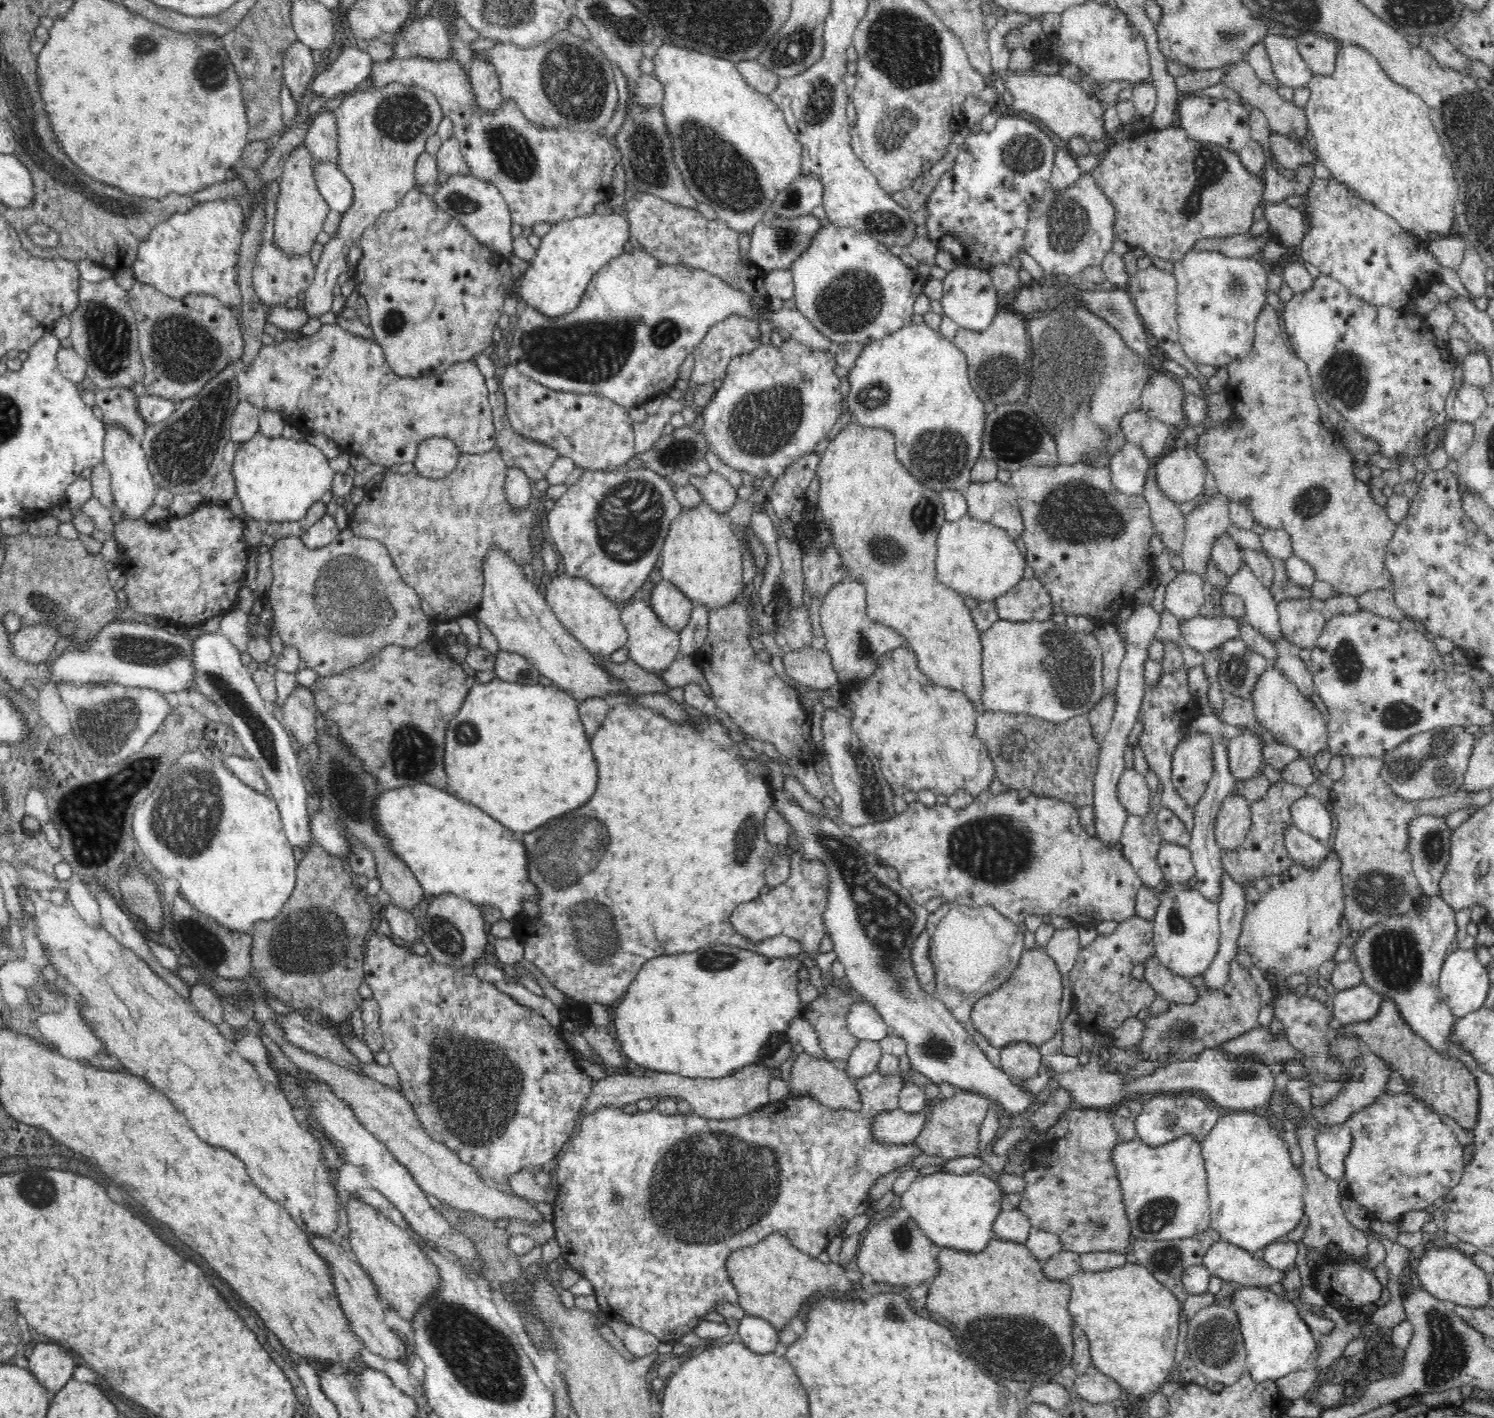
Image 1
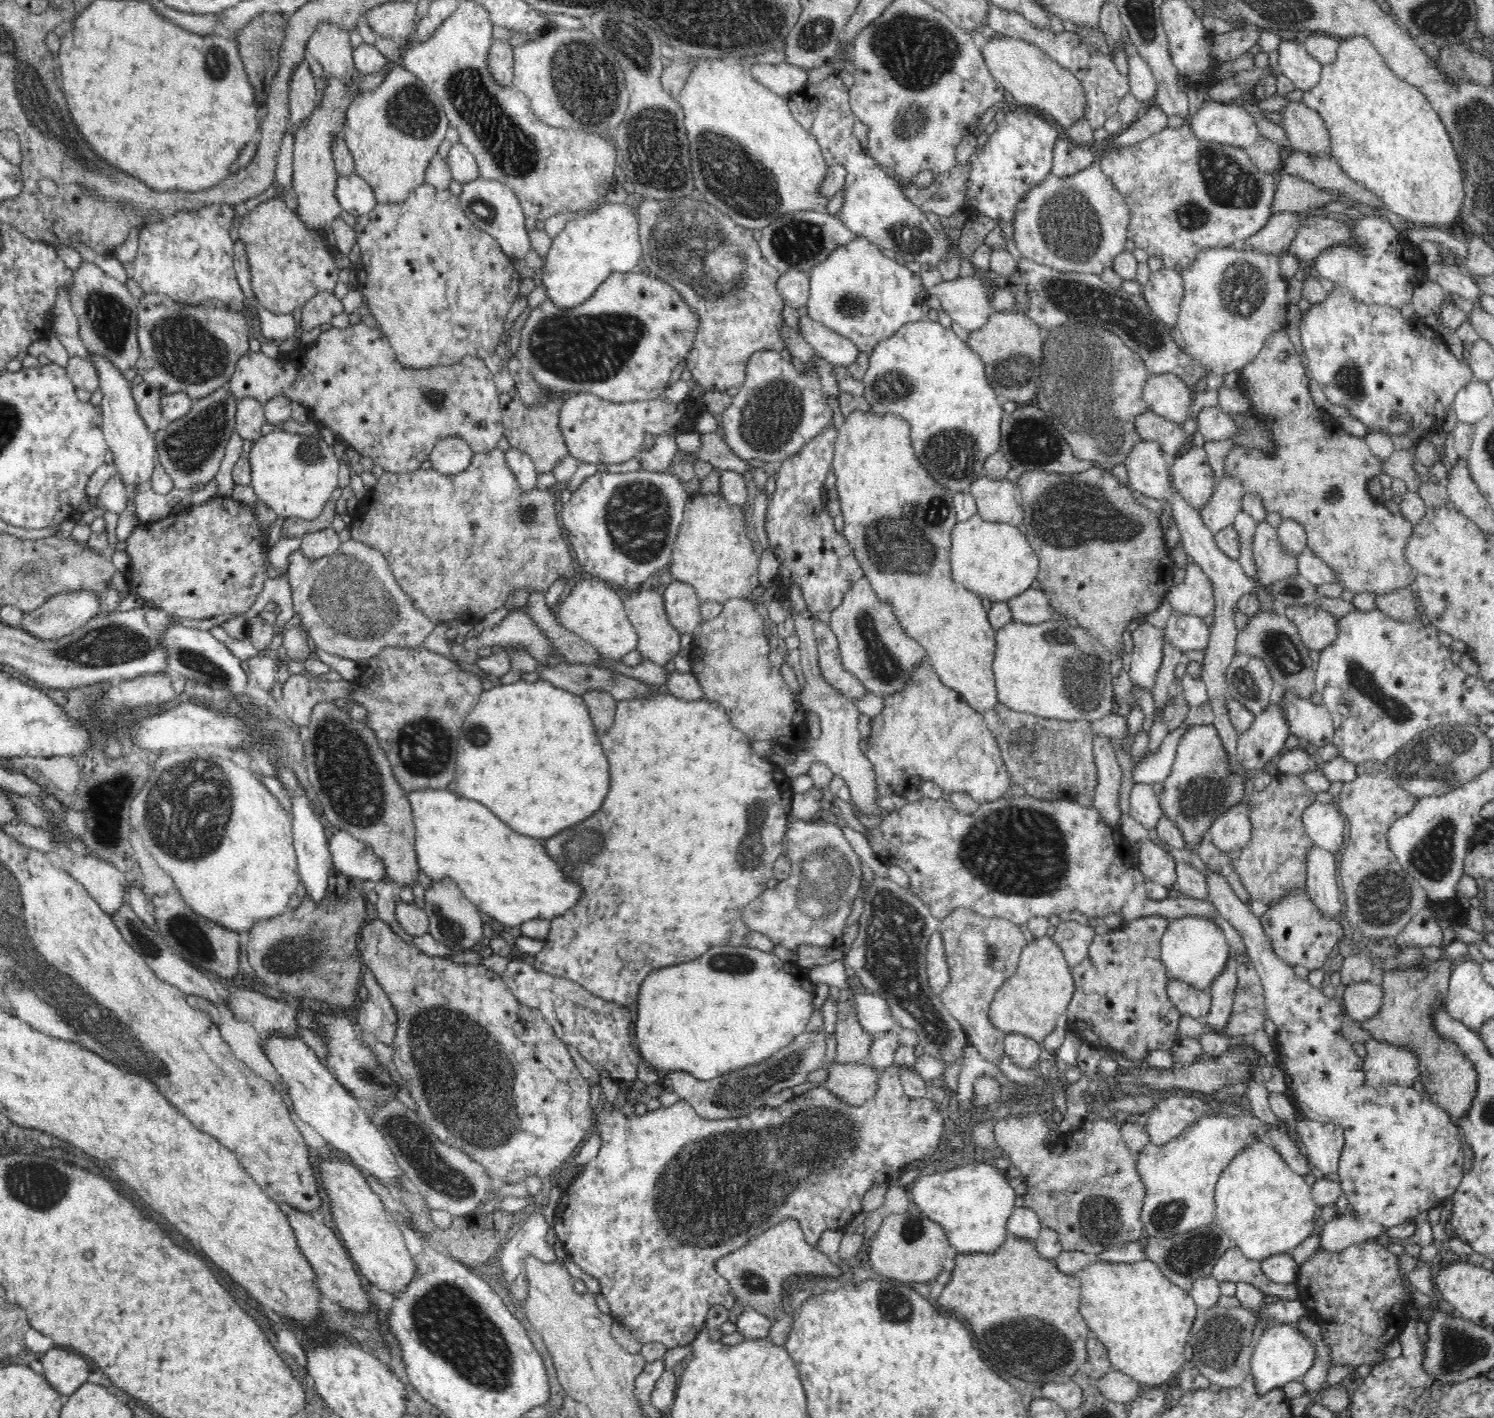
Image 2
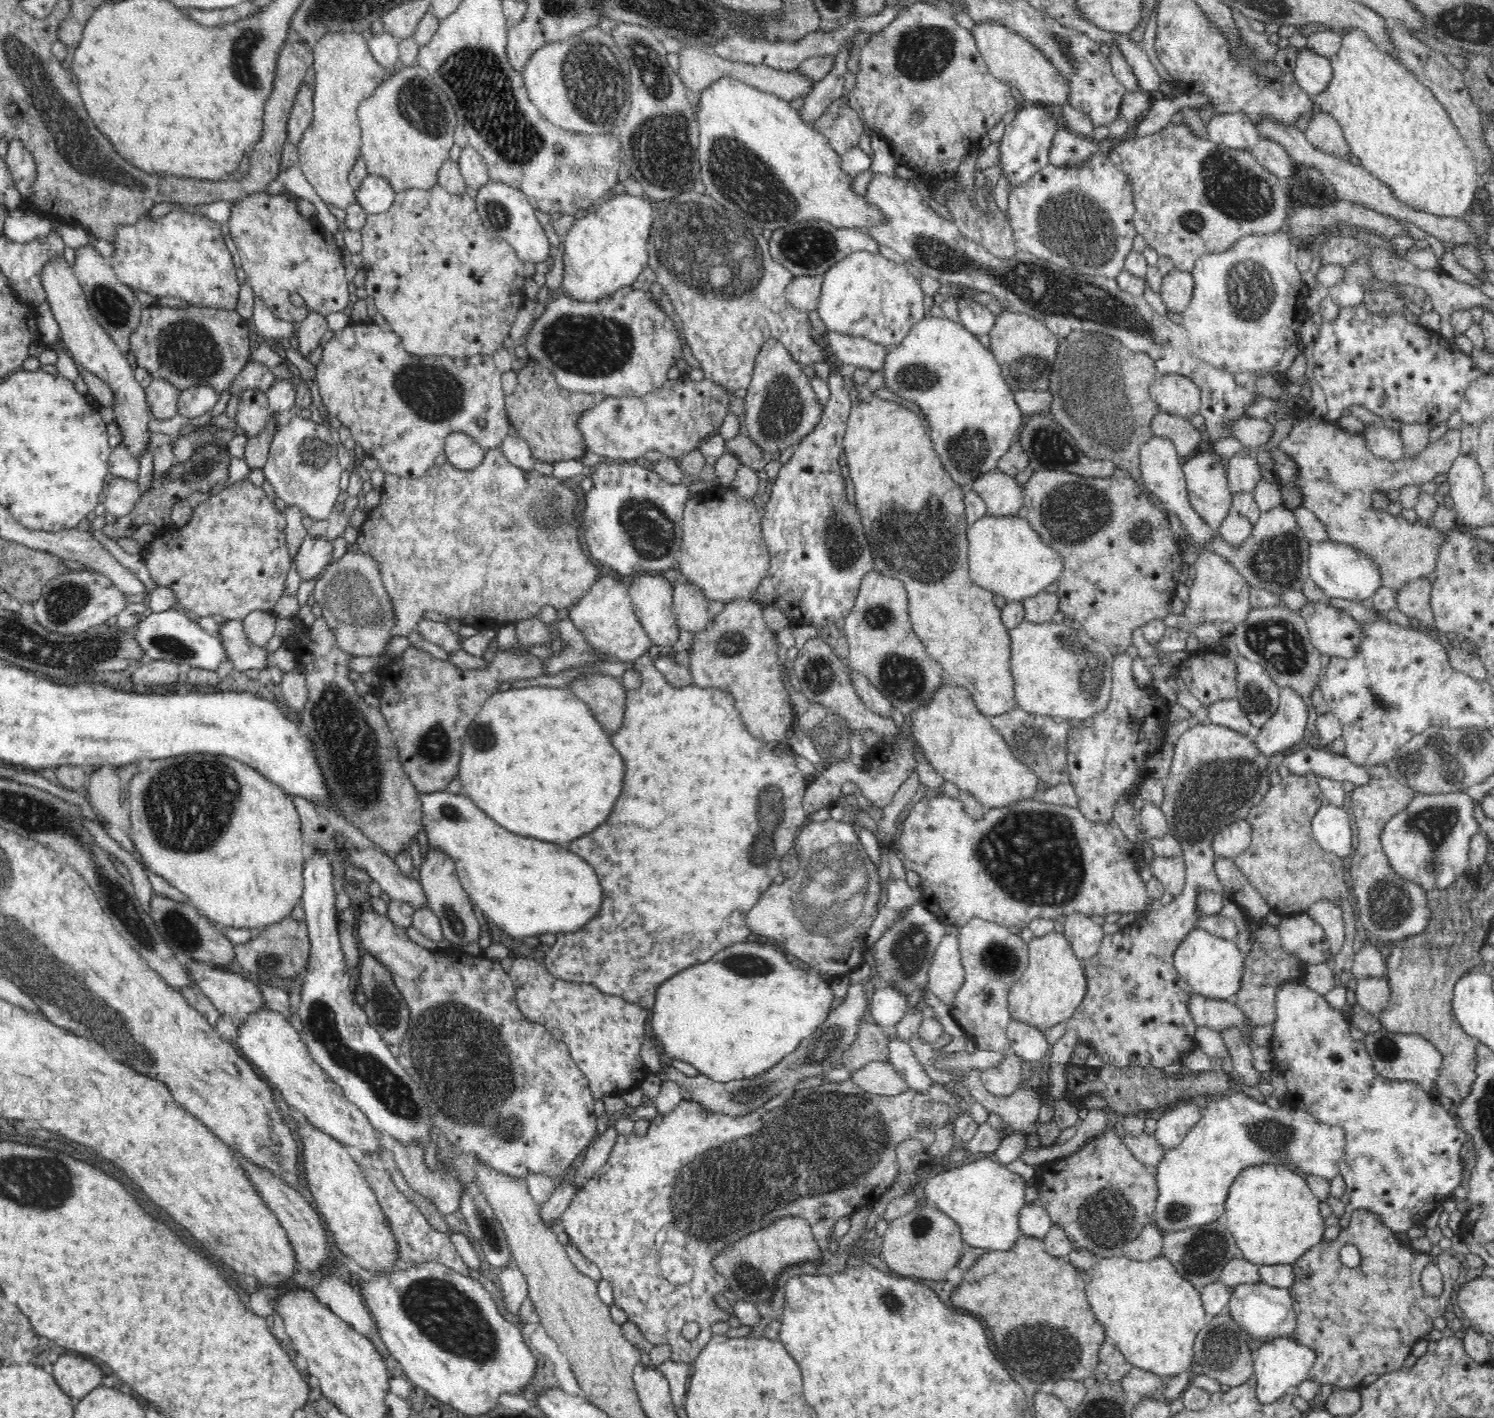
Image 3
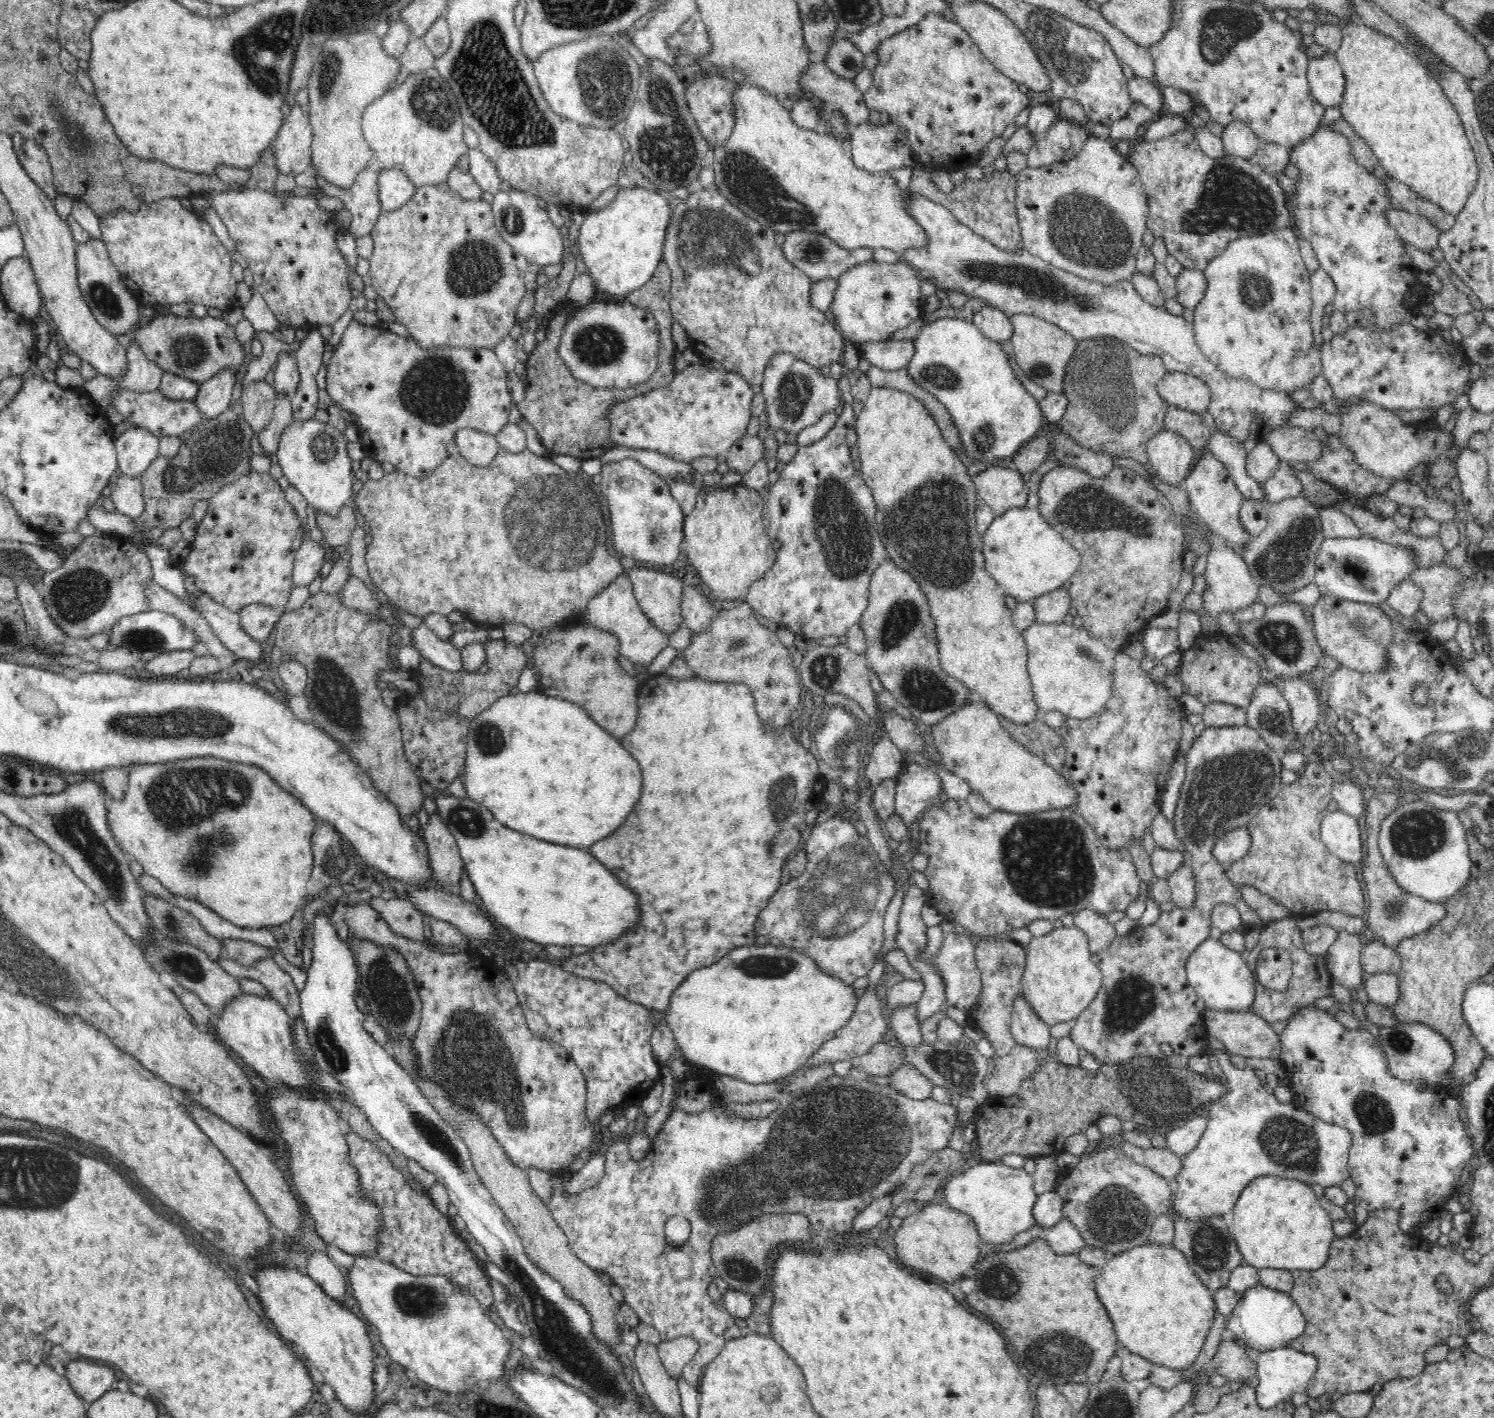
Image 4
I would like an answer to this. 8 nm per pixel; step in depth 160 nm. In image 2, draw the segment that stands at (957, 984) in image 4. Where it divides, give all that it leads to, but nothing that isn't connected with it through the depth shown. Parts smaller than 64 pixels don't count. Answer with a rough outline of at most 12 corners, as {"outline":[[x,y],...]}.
{"outline":[[937,931],[925,949],[925,968],[937,996],[949,983],[949,968]]}

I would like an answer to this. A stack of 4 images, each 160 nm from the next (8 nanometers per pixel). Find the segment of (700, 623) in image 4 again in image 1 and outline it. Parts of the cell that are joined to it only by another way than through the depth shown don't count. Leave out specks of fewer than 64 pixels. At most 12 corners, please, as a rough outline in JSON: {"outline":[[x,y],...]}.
{"outline":[[664,580],[648,602],[660,622],[677,633],[695,605]]}

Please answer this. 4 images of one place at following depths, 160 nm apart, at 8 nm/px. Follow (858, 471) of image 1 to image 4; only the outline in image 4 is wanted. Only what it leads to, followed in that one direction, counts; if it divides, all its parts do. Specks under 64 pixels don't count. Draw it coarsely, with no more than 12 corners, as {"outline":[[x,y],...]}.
{"outline":[[872,386],[860,471],[888,561],[928,597],[940,665],[1000,718],[1040,710],[986,571],[964,462]]}

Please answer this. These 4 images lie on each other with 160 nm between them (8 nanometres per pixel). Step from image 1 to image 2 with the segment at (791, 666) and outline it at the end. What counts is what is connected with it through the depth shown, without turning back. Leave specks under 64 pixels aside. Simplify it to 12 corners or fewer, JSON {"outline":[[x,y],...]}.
{"outline":[[814,618],[818,667],[849,699],[869,692],[841,666],[829,623]]}

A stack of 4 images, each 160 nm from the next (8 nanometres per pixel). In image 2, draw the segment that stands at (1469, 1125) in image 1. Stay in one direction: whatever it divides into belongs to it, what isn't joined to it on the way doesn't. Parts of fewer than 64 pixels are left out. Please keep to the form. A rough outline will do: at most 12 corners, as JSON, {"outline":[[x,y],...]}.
{"outline":[[1454,963],[1387,972],[1374,1040],[1416,1055],[1417,1078],[1457,1122],[1477,1072],[1437,1035]]}

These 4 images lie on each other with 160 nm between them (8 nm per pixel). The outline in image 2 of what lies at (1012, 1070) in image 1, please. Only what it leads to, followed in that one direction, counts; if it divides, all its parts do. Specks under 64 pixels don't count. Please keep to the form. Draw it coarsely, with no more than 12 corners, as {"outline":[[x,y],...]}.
{"outline":[[1006,1035],[1004,1052],[1020,1069],[1037,1067],[1042,1044]]}

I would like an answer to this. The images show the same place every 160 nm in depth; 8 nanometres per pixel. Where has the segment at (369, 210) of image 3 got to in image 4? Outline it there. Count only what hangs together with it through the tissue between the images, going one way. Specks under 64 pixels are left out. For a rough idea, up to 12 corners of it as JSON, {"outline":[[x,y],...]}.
{"outline":[[402,169],[380,170],[382,213],[404,206],[417,186]]}

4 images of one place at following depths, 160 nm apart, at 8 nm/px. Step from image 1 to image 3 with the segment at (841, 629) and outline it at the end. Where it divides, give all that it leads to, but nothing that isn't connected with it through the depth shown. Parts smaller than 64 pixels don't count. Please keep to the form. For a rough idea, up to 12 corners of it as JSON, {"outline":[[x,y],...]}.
{"outline":[[862,578],[850,668],[902,714],[932,698],[900,580]]}

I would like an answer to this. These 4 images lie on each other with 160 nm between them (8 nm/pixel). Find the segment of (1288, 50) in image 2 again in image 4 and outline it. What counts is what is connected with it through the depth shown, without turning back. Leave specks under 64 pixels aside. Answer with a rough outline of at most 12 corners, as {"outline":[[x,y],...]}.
{"outline":[[1333,54],[1312,57],[1308,83],[1325,107],[1342,104],[1346,80]]}

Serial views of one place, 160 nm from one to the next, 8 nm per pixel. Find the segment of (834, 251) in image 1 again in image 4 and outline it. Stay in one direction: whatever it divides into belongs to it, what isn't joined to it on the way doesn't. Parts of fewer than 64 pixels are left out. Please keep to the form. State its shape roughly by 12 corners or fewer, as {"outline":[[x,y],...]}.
{"outline":[[868,260],[830,304],[846,341],[884,341],[921,315],[914,267]]}

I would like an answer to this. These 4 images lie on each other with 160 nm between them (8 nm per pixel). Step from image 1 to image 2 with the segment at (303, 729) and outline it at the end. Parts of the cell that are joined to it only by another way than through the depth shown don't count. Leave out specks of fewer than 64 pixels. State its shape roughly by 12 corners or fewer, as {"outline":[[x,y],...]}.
{"outline":[[290,675],[281,706],[303,730],[320,702],[351,698],[351,681]]}

